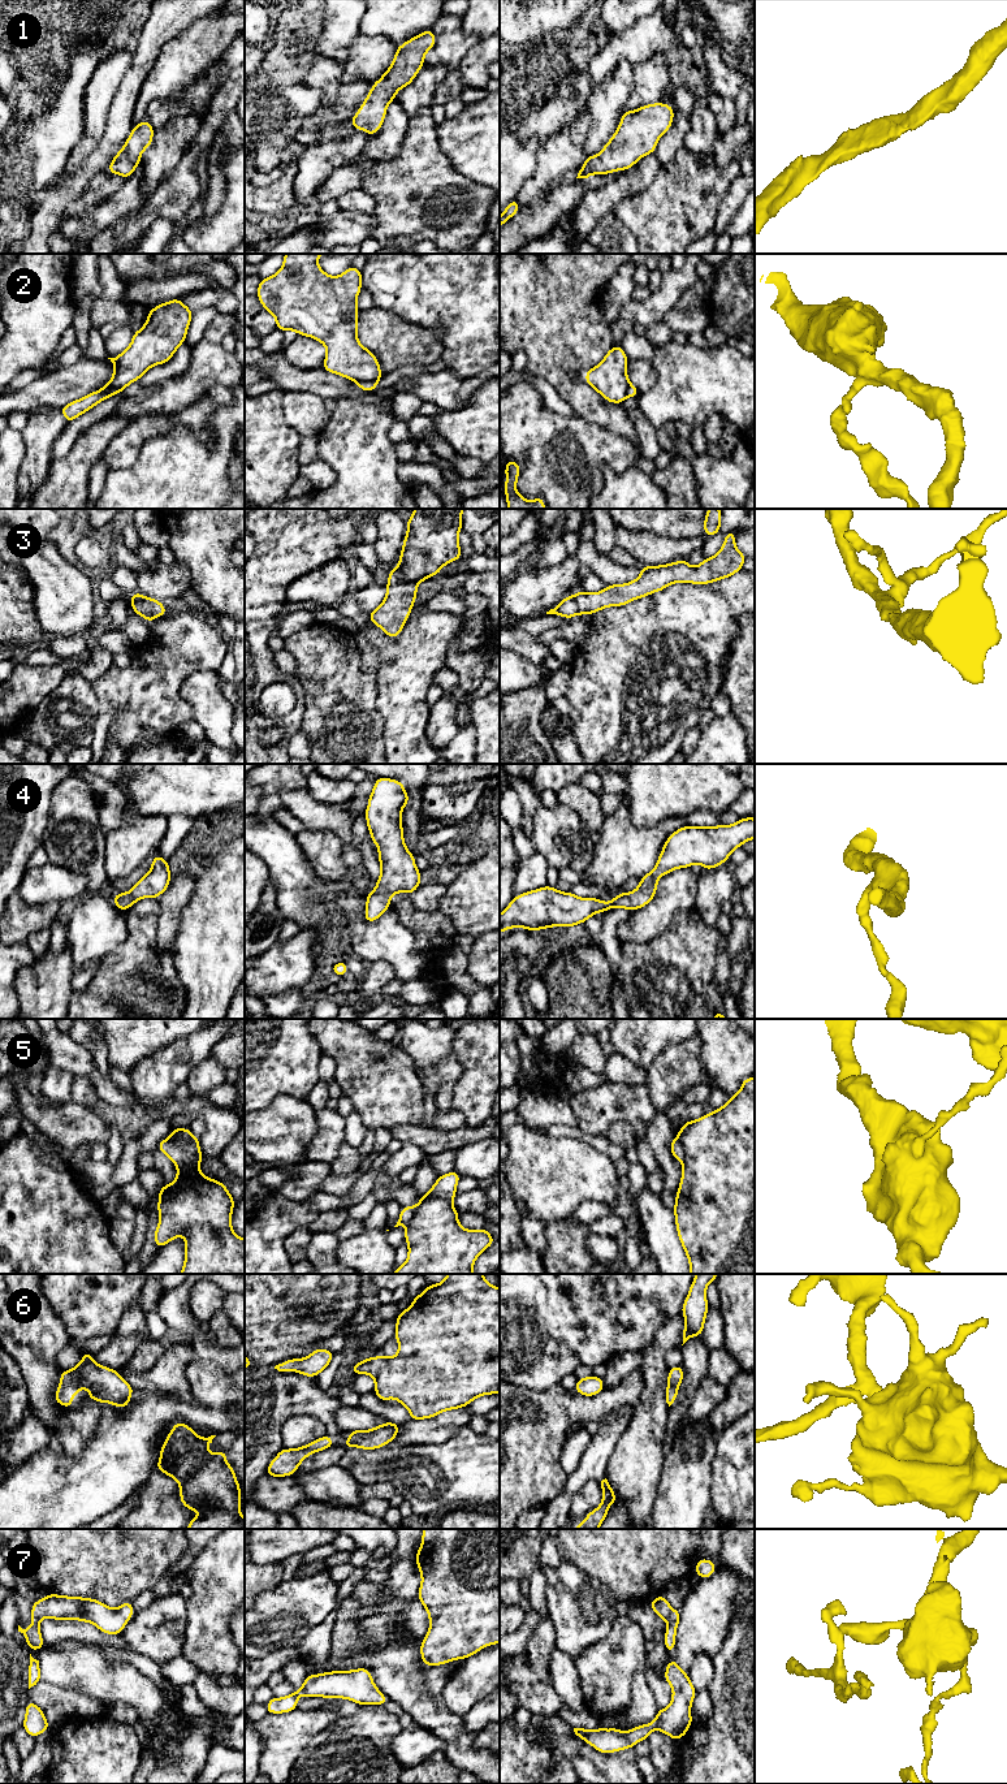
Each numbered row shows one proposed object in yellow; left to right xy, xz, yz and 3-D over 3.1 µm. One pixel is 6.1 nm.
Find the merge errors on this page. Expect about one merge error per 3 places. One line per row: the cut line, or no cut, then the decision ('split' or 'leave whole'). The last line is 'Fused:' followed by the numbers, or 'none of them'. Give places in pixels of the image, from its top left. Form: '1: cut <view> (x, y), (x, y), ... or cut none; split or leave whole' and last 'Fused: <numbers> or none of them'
1: cut none; leave whole
2: cut xz (355, 381), (375, 381), (377, 384); split
3: cut none; leave whole
4: cut none; leave whole
5: cut xz (452, 1201), (424, 1199), (406, 1225); split
6: cut none; leave whole
7: cut none; leave whole
Fused: 2, 5

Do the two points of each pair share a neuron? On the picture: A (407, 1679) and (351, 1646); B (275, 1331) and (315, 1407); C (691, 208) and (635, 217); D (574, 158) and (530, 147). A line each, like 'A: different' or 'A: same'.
A: different
B: same
C: same
D: different

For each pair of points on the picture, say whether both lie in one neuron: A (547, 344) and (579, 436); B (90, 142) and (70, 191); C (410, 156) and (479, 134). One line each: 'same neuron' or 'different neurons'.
A: different neurons
B: different neurons
C: different neurons

